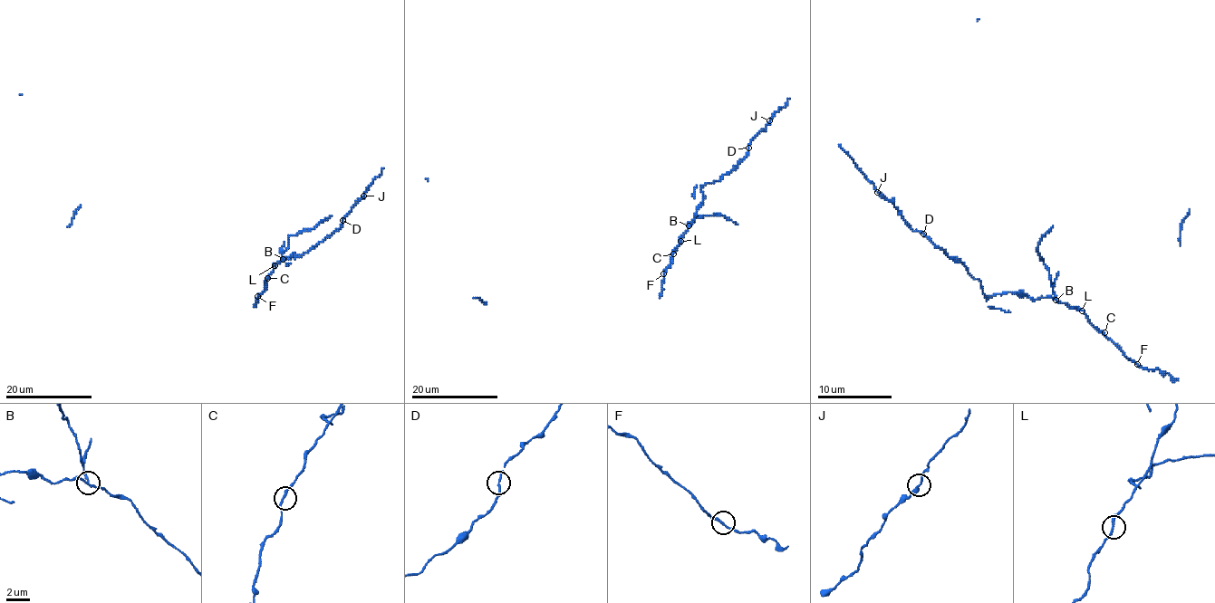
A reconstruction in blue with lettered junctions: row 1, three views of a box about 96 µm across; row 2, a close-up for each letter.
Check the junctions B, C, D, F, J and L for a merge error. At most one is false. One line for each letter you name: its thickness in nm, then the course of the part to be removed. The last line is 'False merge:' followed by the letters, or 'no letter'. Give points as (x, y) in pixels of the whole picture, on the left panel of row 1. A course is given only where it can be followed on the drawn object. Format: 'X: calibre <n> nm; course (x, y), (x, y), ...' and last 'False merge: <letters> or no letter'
B: calibre 160 nm; course (283, 258), (281, 254), (288, 246), (291, 234), (313, 229), (332, 215)
False merge: B

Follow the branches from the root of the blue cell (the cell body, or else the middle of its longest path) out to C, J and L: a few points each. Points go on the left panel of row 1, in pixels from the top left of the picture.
C: (255, 299), (264, 291), (267, 278)
J: (255, 299), (264, 291), (265, 282), (275, 263), (285, 257), (306, 253), (332, 234), (363, 196)
L: (255, 299), (264, 291), (265, 282), (274, 265)

